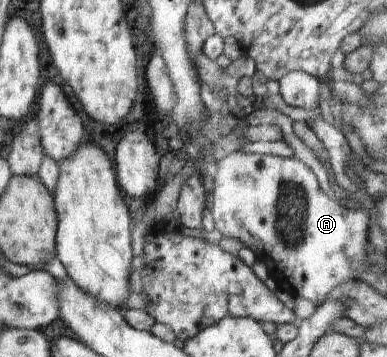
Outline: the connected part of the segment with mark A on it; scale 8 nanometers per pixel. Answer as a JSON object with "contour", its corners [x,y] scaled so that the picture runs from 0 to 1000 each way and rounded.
{"contour":[[[625,420],[558,451],[561,482],[553,493],[550,574],[545,602],[553,641],[574,664],[618,669],[656,709],[674,709],[669,728],[685,725],[695,770],[713,770],[747,793],[747,815],[783,838],[829,854],[842,826],[876,796],[912,784],[917,759],[953,754],[951,686],[953,625],[951,583],[910,588],[845,549],[804,471],[760,440],[729,443],[700,431],[638,429]]]}

